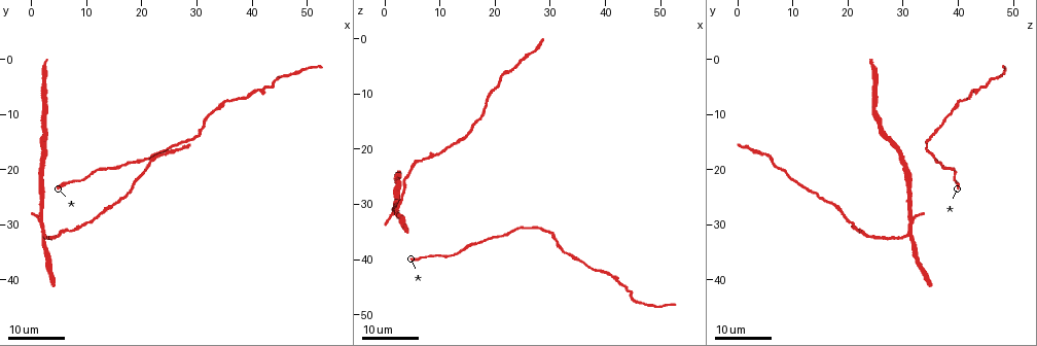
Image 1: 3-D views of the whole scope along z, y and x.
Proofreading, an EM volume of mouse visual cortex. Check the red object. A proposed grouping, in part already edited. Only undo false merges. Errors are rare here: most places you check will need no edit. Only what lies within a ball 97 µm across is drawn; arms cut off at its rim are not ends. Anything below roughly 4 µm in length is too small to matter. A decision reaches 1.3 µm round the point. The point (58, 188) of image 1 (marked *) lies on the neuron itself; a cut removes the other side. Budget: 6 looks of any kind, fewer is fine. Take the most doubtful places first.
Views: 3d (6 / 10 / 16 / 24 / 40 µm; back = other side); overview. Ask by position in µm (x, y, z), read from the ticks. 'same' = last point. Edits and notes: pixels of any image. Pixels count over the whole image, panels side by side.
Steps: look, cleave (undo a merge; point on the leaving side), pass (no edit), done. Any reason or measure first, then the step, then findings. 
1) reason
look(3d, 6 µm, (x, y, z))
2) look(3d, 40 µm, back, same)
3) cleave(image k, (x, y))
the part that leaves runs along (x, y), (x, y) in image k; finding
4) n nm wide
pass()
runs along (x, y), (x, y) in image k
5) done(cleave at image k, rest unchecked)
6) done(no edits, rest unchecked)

sudden change in width
look(3d, 16 µm, (35.0, 7.5, 40.0))

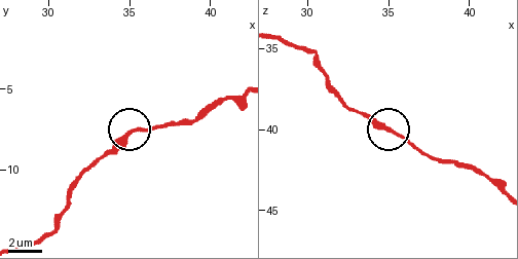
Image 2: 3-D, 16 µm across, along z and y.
look(3d, 6 µm, (35.1, 7.6, 40.2))

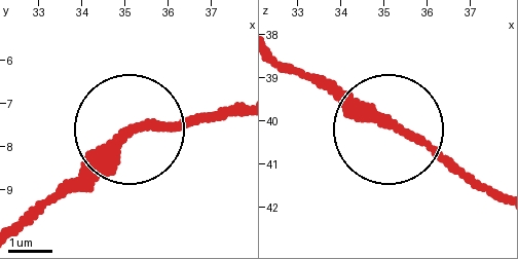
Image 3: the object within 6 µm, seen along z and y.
pass()
runs along (23, 230), (134, 131), (218, 116) in image 3; one neuron here

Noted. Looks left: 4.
look(3d, 24 µm, (27.0, 16.0, 2.5))

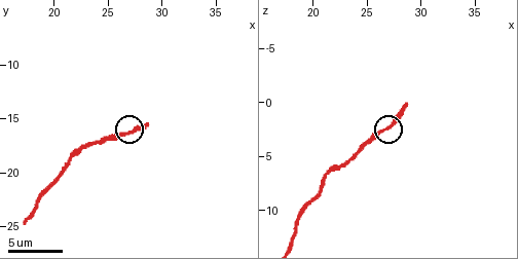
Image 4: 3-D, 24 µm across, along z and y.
look(3d, 6 µm, (27.0, 16.2, 2.4))

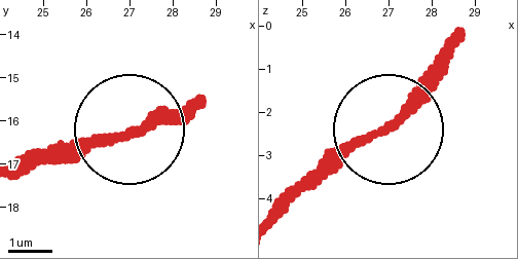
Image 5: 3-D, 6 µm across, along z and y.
pass()
continuous, no second neuron

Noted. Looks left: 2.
sudden change in width
look(3d, 16 µm, (13.0, 27.5, 19.5))

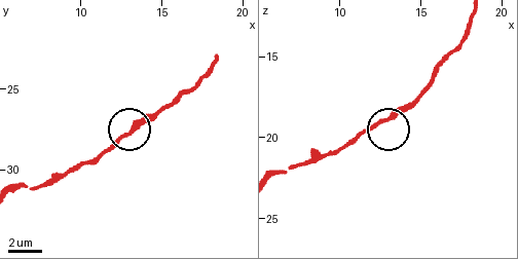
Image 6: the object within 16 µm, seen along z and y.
look(3d, 10 µm, (12.9, 27.8, 19.0))

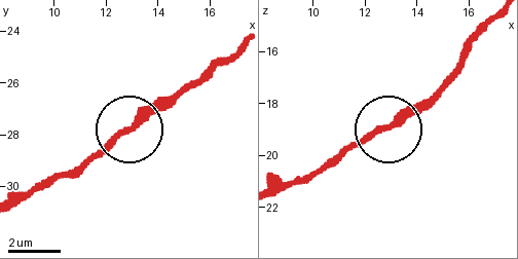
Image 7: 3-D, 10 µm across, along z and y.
pass()
runs along (276, 193), (396, 126), (440, 86) in image 7; one neuron here

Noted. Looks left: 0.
done(no edits, rest unchecked)

